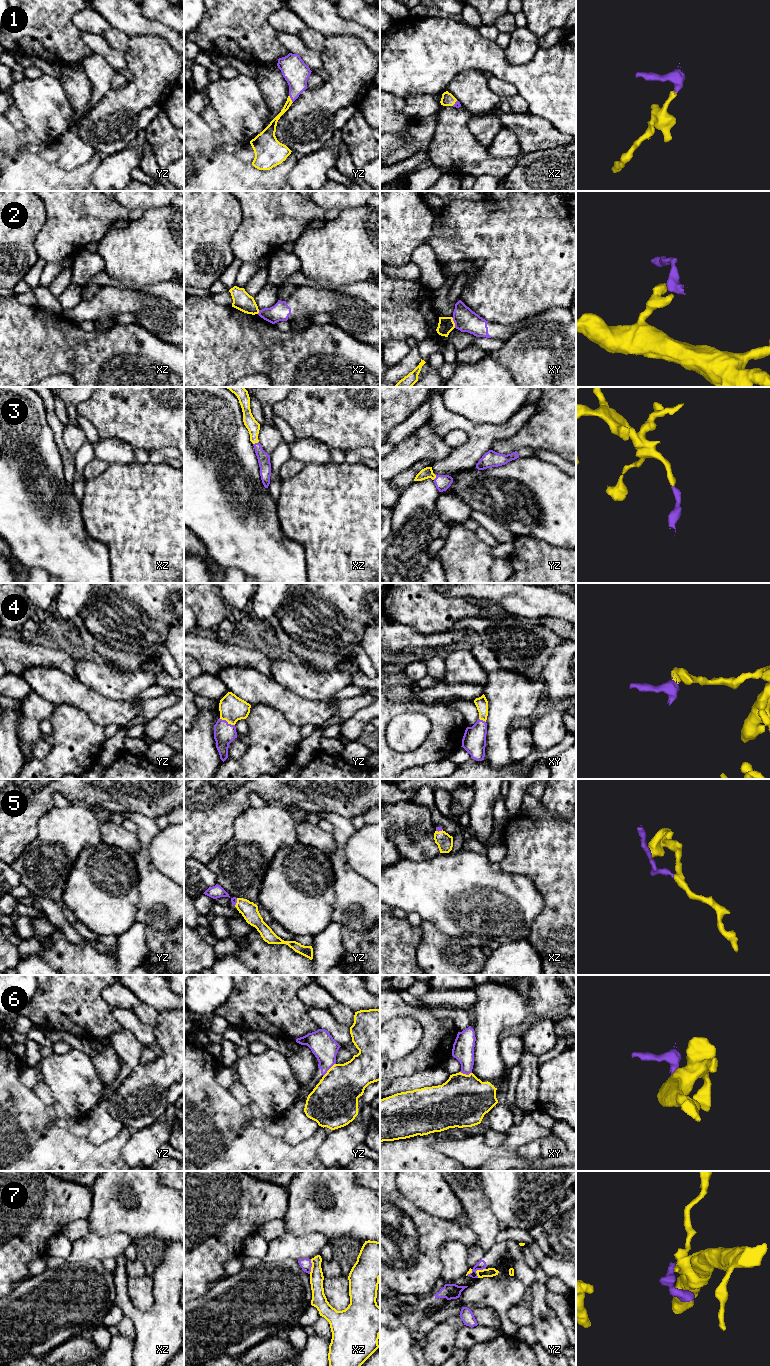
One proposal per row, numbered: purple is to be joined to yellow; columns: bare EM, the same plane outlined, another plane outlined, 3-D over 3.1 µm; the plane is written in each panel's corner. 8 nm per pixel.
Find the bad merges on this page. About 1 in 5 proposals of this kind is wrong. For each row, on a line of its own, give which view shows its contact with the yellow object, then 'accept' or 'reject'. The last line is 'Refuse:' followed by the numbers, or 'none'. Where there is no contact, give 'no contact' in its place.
1: yz | accept
2: xy | reject
3: xz | accept
4: yz | accept
5: yz | accept
6: yz | reject
7: yz | reject
Refuse: 2, 6, 7

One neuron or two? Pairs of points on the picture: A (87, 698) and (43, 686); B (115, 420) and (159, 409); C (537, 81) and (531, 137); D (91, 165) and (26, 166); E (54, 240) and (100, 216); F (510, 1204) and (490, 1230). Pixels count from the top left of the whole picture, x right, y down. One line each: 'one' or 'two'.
A: one
B: one
C: two
D: one
E: one
F: two

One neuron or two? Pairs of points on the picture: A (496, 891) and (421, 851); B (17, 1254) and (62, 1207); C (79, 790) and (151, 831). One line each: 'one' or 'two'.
A: two
B: one
C: two

